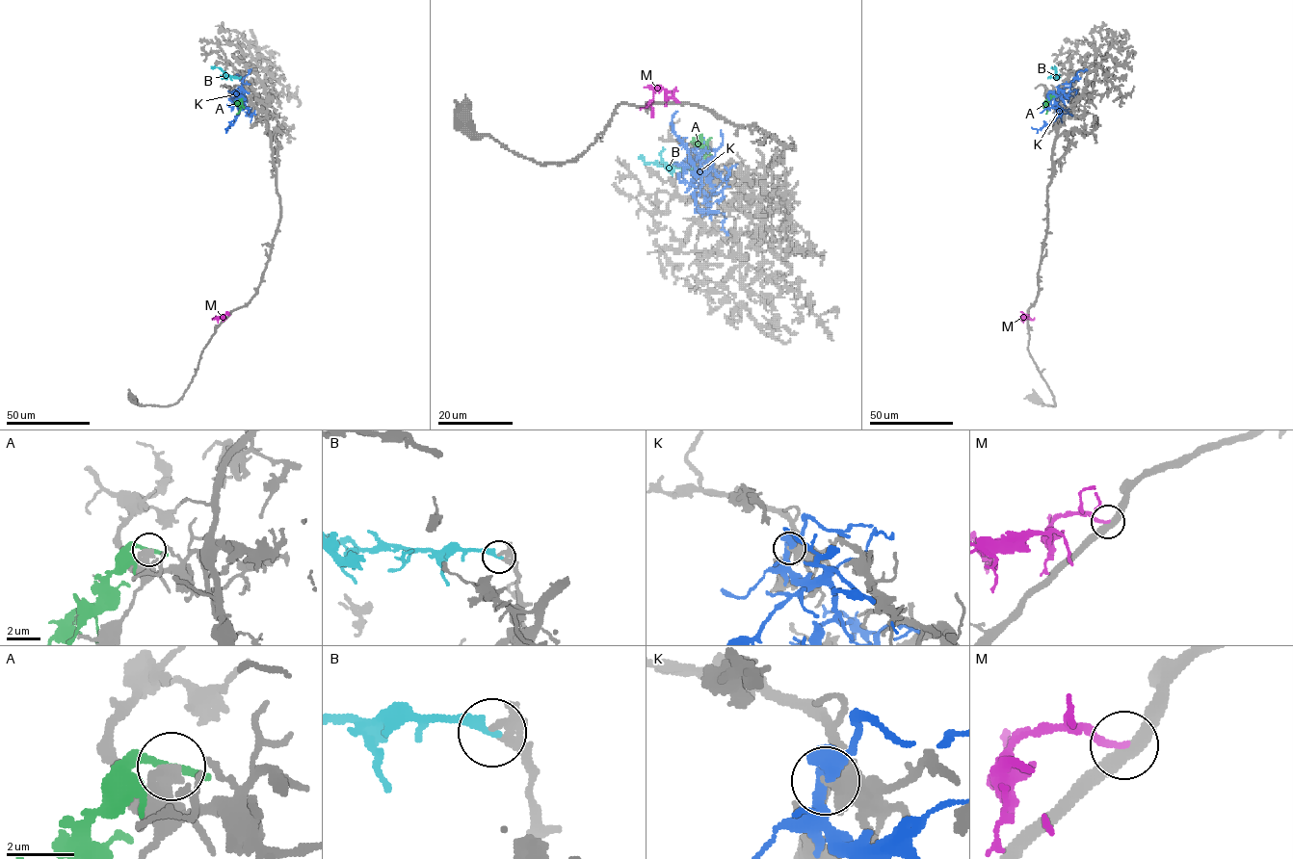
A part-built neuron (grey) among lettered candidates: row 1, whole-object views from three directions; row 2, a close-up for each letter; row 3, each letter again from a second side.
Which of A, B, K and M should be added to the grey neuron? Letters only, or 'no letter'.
B

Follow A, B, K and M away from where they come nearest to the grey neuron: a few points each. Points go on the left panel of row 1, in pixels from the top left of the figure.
A: (241, 96), (240, 110), (236, 114)
B: (240, 77), (228, 76), (218, 66), (211, 66)
K: (235, 91), (241, 107), (233, 124), (228, 127)
M: (229, 315), (218, 317)

